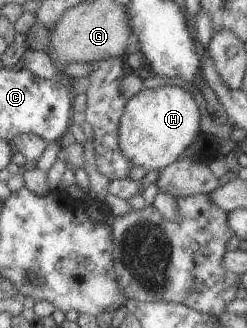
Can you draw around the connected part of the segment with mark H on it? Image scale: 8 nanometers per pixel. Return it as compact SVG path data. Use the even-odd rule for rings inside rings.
M175 86L139 90L124 105L117 126L117 145L133 165L158 170L174 162L198 136L200 113L194 94Z

